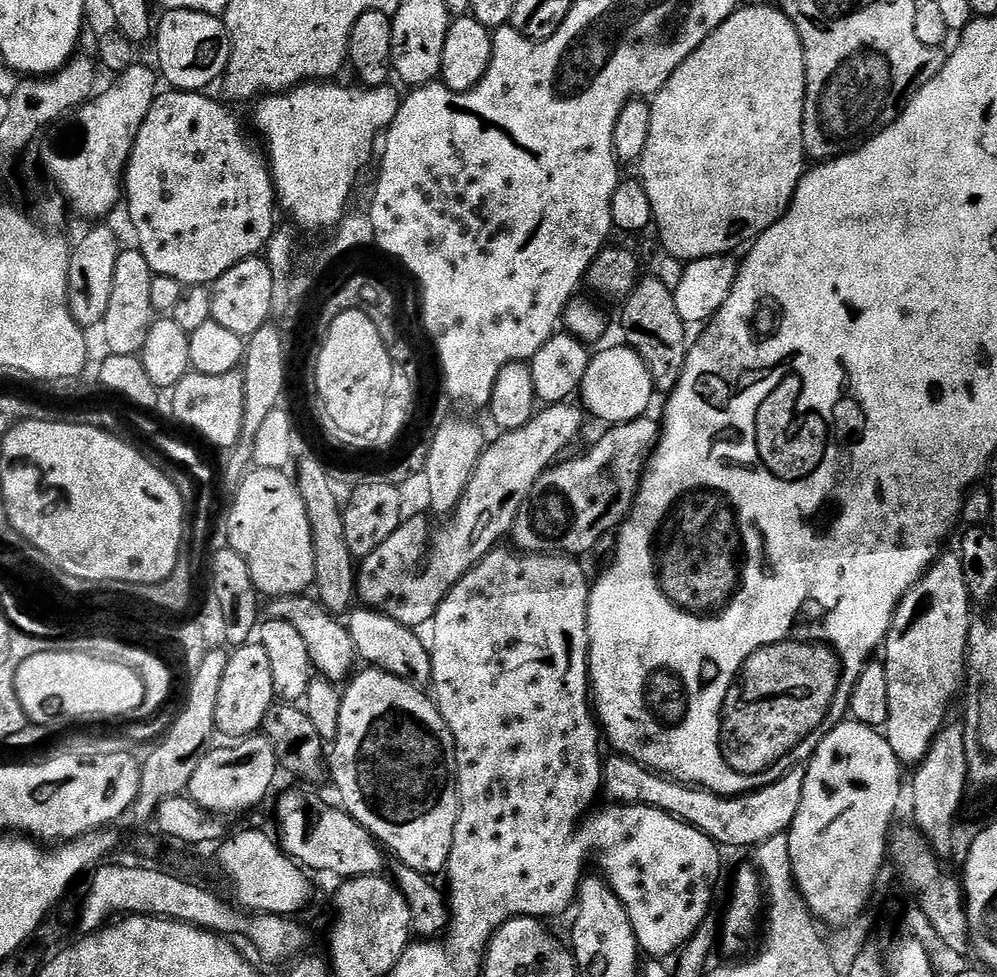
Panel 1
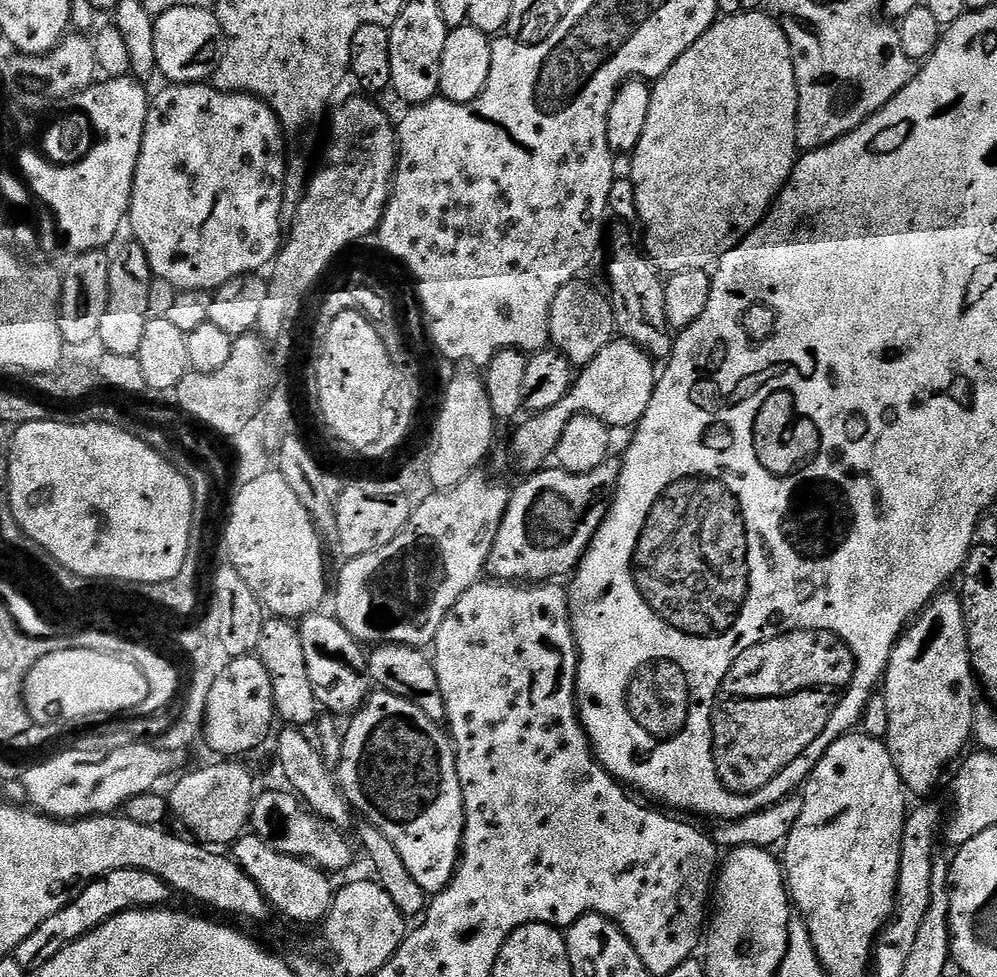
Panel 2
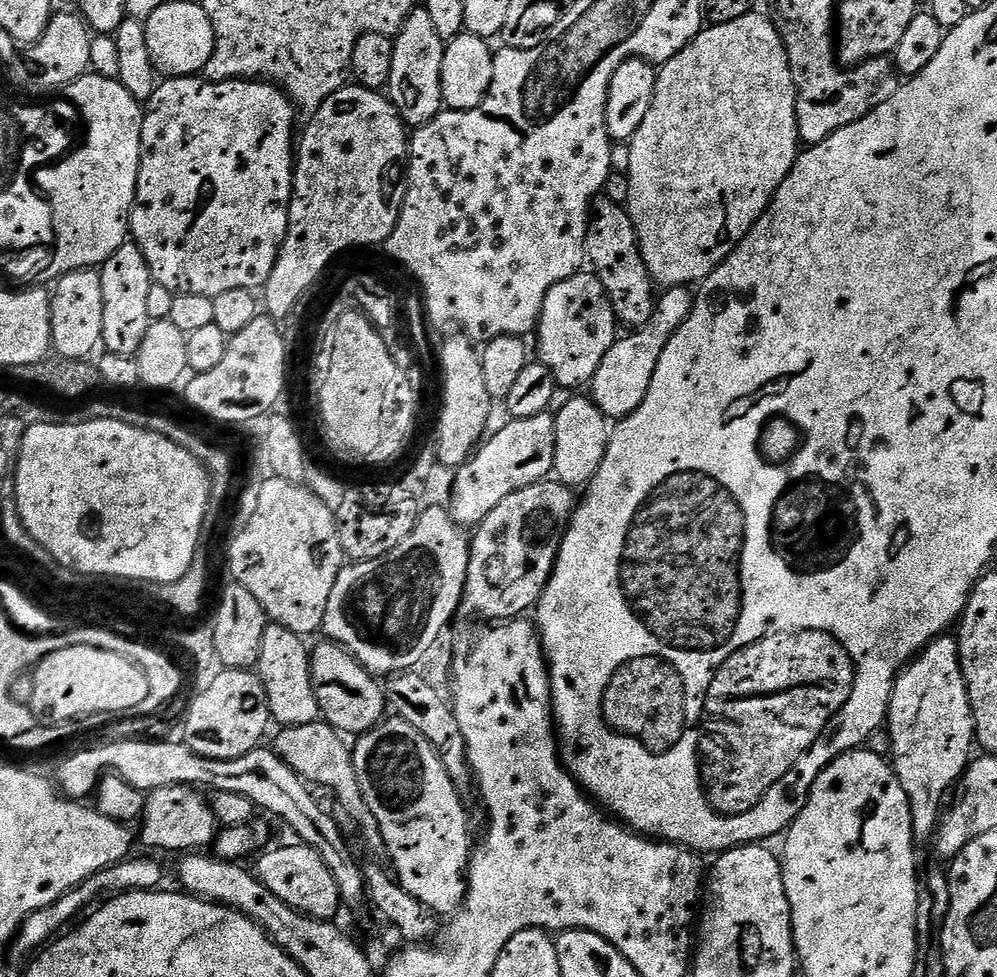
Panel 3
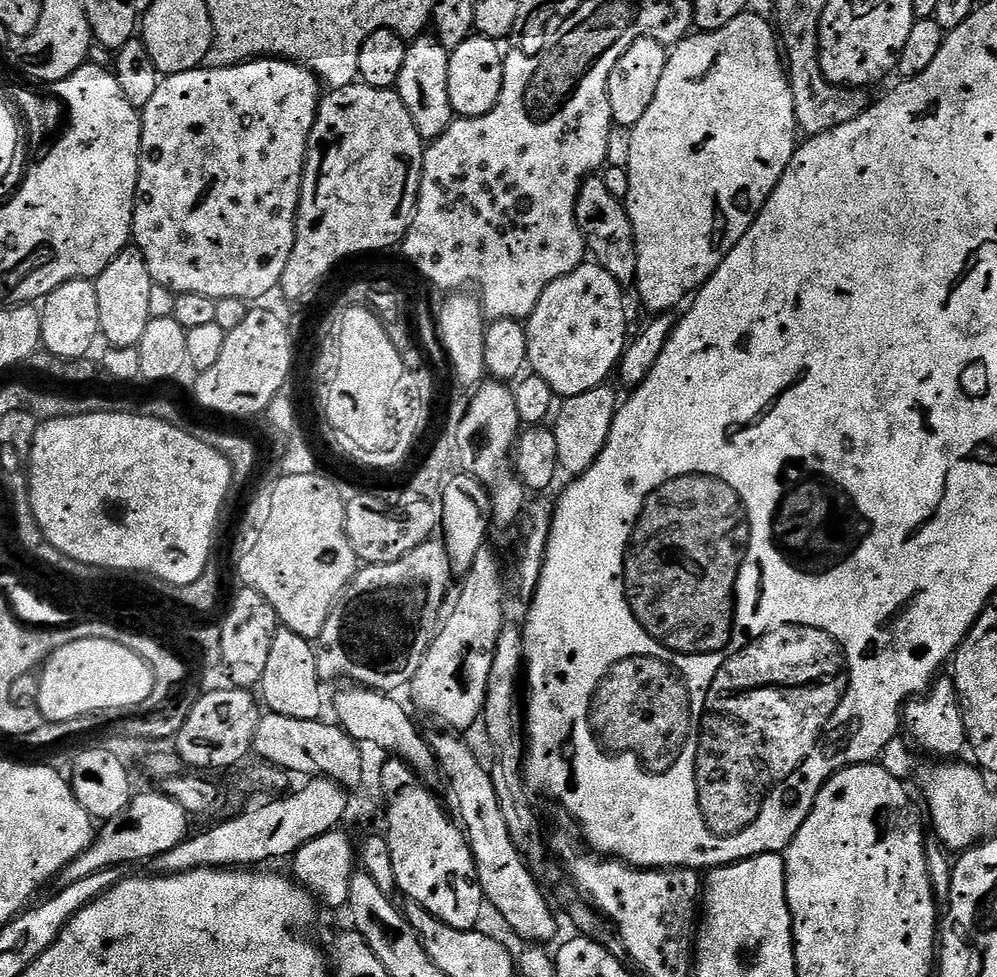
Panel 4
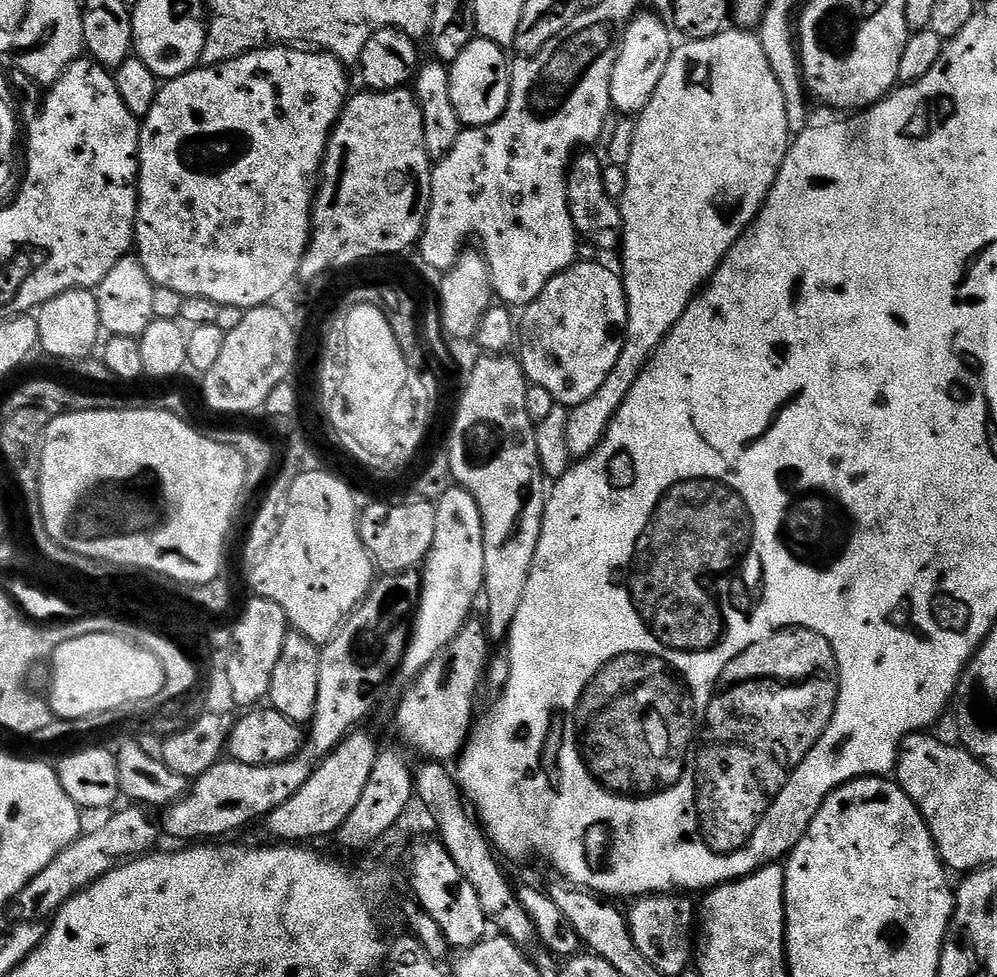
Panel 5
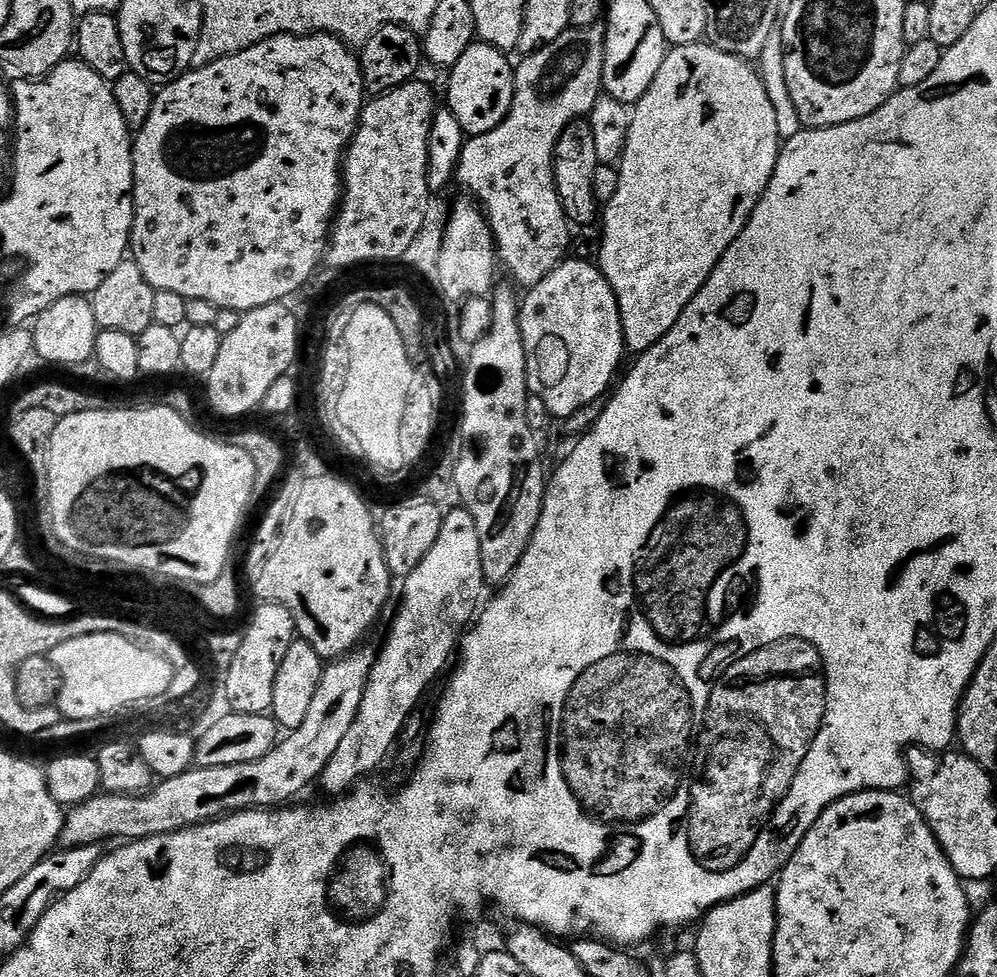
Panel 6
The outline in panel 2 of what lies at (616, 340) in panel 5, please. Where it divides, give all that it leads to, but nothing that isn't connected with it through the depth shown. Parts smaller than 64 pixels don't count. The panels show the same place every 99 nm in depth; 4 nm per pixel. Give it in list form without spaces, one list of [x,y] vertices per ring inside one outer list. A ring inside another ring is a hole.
[[[573,282],[558,290],[548,323],[551,343],[573,366],[583,366],[598,358],[598,354],[602,354],[602,350],[606,350],[606,346],[618,336],[611,299],[598,289],[580,283]]]

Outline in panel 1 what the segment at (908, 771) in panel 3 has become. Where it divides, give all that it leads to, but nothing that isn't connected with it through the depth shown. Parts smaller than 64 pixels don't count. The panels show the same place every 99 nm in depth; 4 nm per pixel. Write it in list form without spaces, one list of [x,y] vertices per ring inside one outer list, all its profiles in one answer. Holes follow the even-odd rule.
[[[945,551],[937,555],[929,564],[924,575],[900,599],[896,612],[892,615],[892,624],[888,627],[882,645],[882,663],[886,674],[887,693],[889,695],[889,716],[886,723],[886,735],[890,750],[900,760],[901,765],[916,766],[931,748],[932,740],[944,727],[949,715],[948,707],[952,699],[957,699],[965,677],[965,655],[968,649],[968,630],[974,615],[968,606],[970,597],[966,578],[962,574],[962,562],[955,551]]]

